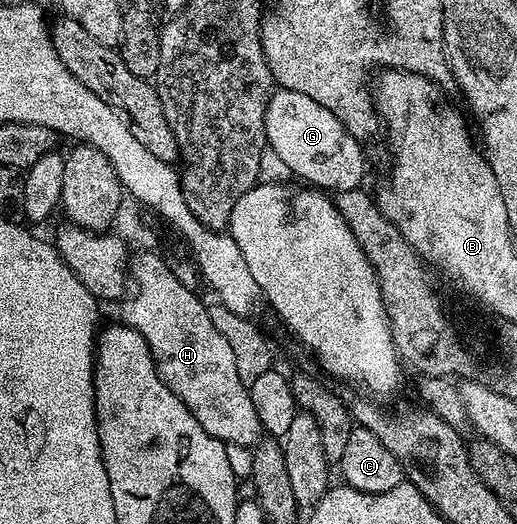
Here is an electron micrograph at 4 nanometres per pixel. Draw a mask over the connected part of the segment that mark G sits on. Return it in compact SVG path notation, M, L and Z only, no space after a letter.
M277 88L267 102L265 111L265 142L270 153L274 152L306 185L329 194L346 192L362 187L365 176L365 152L362 141L349 133L319 102L295 94L295 90Z

